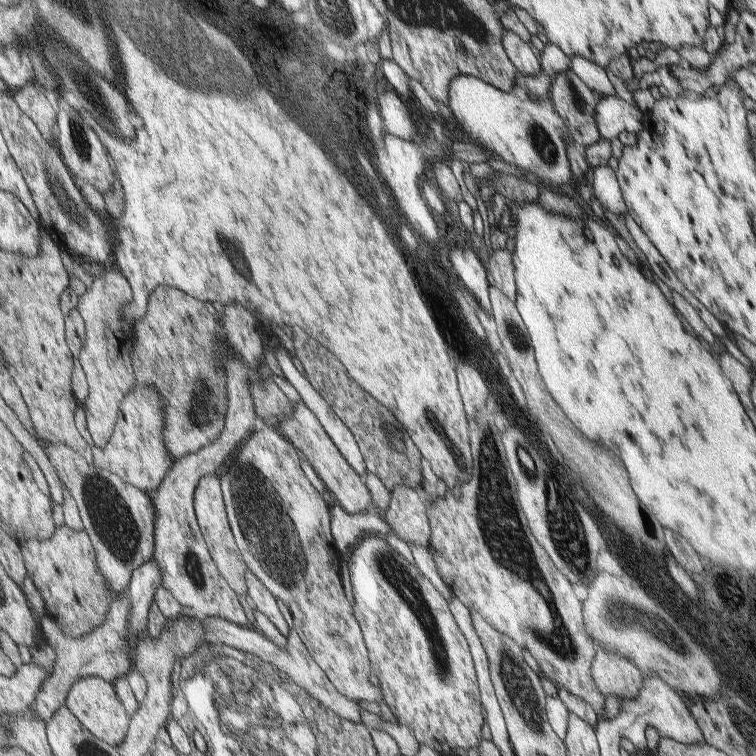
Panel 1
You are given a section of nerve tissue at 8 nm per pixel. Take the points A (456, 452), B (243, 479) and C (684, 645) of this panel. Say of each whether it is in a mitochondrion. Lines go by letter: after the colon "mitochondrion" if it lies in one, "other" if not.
A: mitochondrion
B: mitochondrion
C: mitochondrion

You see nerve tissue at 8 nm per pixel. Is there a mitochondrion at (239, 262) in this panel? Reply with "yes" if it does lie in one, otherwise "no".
yes

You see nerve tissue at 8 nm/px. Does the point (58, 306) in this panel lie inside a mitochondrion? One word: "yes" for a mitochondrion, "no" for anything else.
no

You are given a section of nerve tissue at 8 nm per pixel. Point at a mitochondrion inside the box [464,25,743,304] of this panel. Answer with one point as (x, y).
(541, 141)

